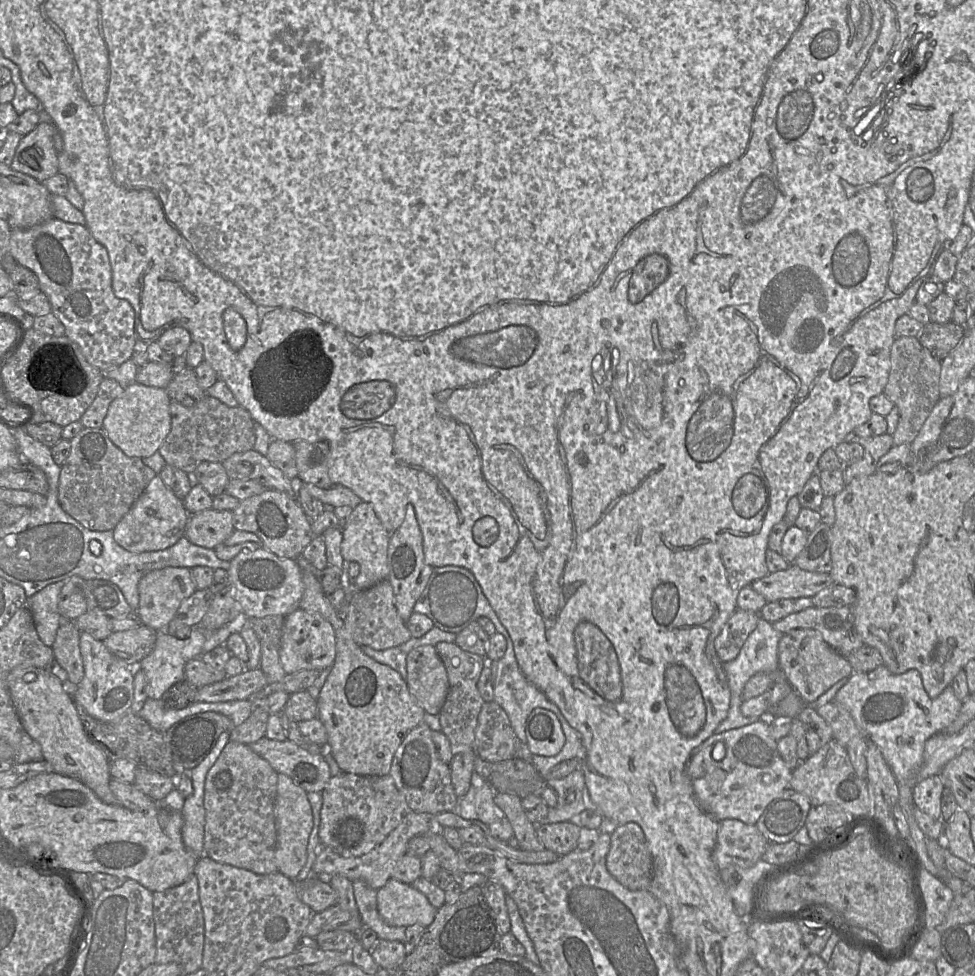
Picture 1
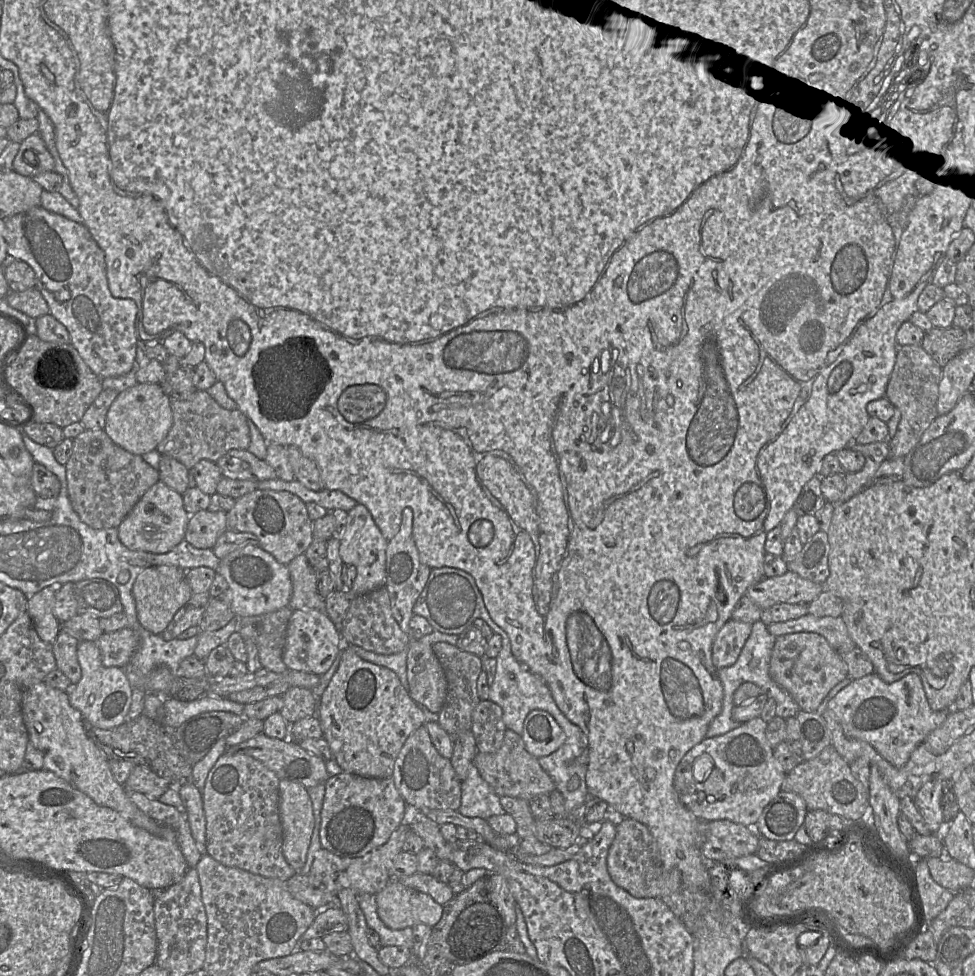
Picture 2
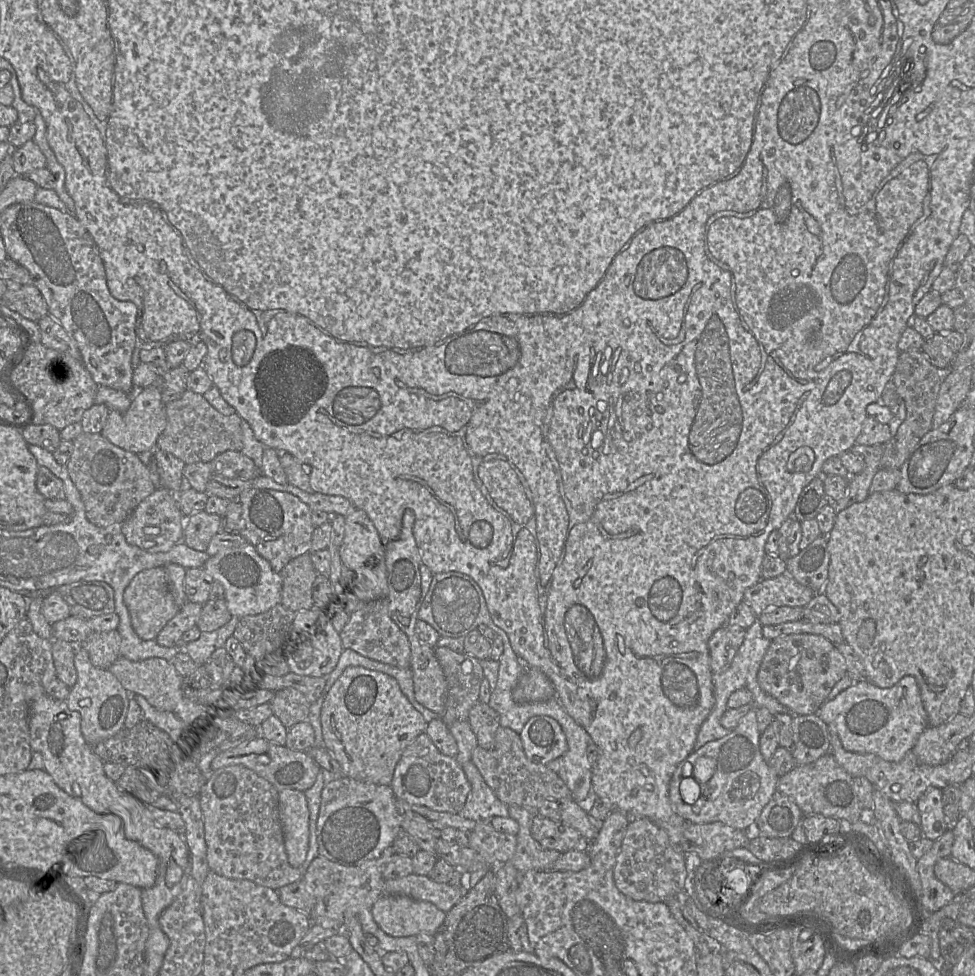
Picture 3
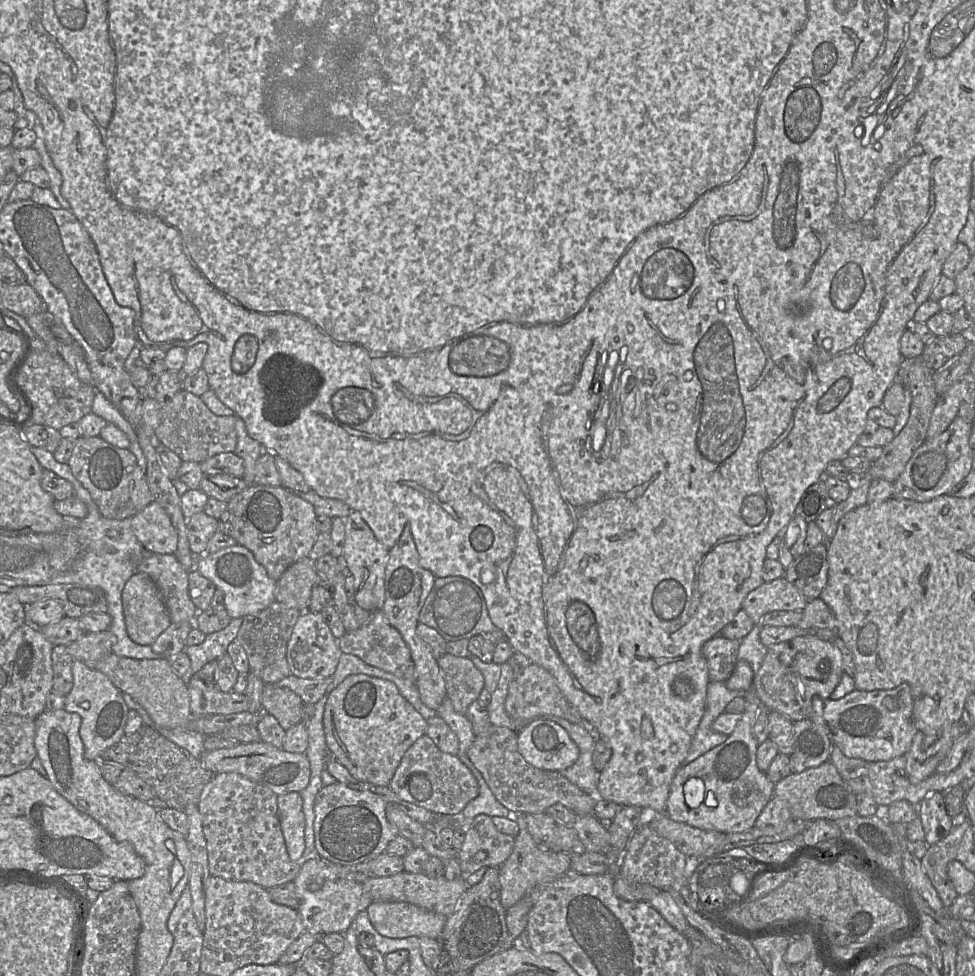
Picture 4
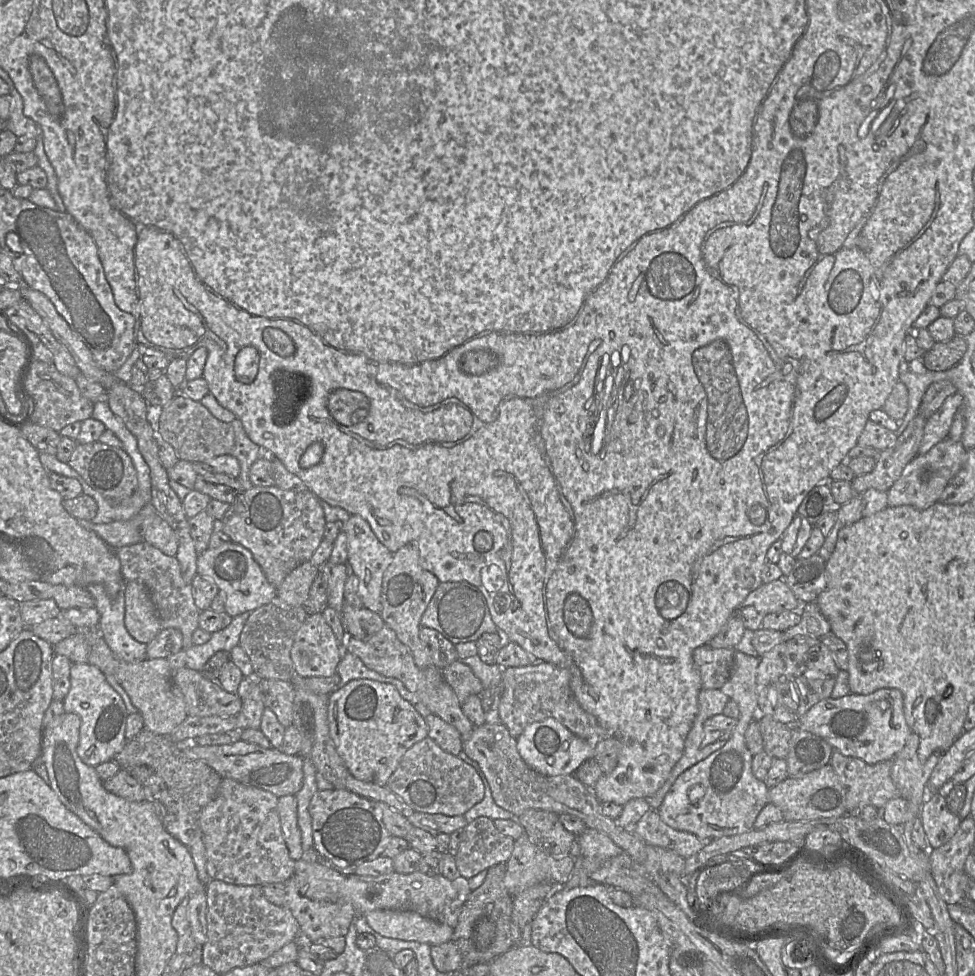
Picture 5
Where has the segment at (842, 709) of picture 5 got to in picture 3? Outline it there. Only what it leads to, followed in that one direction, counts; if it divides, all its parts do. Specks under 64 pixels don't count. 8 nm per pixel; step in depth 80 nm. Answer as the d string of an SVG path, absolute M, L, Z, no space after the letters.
M907 675L890 688L881 688L867 679L854 682L831 701L826 701L815 713L826 724L834 724L845 750L857 753L871 753L886 761L899 762L912 750L918 737L929 726L920 688L914 676Z

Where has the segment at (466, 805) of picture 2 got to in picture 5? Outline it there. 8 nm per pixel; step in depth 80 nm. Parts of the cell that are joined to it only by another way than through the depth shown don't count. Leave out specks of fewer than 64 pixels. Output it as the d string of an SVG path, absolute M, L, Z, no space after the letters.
M461 751L458 757L475 769L484 785L484 798L463 815L468 823L482 816L488 817L492 820L516 819L511 812L501 808L495 803L488 780L479 765L469 758L464 751Z

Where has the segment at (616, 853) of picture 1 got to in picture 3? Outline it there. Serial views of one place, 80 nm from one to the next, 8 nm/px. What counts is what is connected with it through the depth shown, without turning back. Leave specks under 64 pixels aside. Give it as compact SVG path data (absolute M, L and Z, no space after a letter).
M632 817L616 857L614 883L622 894L633 900L665 903L684 888L687 859L689 856L670 840L664 829L646 817Z

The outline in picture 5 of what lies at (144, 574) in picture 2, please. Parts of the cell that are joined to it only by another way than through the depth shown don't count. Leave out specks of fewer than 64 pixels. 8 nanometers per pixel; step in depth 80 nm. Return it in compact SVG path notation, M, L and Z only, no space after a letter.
M125 581L125 626L138 642L149 644L163 630L144 585Z

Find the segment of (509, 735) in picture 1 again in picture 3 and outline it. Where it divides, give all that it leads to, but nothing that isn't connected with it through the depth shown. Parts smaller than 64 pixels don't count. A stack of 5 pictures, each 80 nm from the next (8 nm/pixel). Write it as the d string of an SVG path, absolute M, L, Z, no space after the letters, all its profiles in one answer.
M478 701L470 710L468 722L477 738L478 746L492 749L495 734L500 727L499 714L488 704Z

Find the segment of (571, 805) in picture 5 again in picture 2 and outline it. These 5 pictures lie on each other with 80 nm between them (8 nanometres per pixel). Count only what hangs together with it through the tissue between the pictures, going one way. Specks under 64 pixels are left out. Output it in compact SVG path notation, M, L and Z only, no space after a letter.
M510 729L506 730L503 744L498 751L477 752L473 764L499 797L508 796L530 801L538 795L549 795L556 790L554 781L540 766L538 759L526 750L522 735Z

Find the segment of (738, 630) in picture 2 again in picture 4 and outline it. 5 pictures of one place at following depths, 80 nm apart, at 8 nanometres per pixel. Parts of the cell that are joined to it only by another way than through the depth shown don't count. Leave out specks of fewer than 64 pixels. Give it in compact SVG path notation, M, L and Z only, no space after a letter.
M716 635L702 645L702 654L707 661L708 677L712 682L725 682L731 676L737 662L741 640Z

